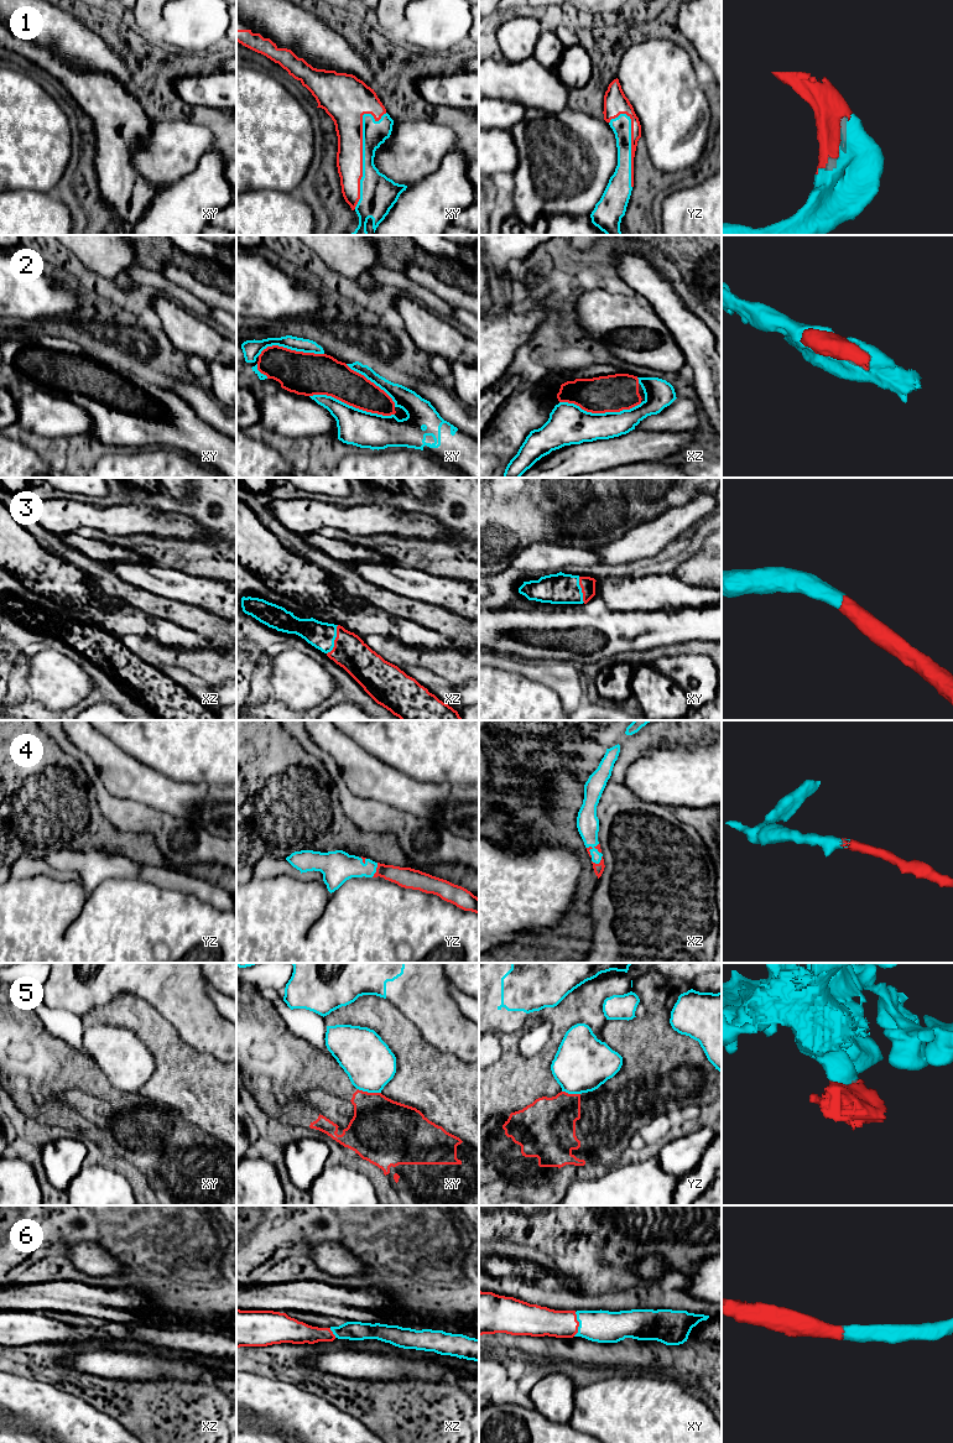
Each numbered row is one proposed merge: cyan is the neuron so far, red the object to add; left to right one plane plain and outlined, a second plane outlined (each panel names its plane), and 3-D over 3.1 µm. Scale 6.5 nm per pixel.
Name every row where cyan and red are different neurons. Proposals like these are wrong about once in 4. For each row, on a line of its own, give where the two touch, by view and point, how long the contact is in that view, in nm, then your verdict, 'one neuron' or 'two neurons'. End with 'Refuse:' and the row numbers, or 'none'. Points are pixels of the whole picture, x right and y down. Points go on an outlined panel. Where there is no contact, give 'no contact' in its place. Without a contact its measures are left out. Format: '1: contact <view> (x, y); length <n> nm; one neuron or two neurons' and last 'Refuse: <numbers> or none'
1: contact xy (363, 150); length 650 nm; one neuron
2: contact xy (352, 406); length 550 nm; one neuron
3: contact xz (334, 639); length 200 nm; one neuron
4: contact yz (375, 870); length 100 nm; one neuron
5: contact xy (369, 1092); length 160 nm; two neurons
6: contact xy (579, 1324); length 160 nm; one neuron
Refuse: 5

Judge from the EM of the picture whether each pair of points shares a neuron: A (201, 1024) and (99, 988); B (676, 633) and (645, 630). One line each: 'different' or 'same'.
A: same
B: same

